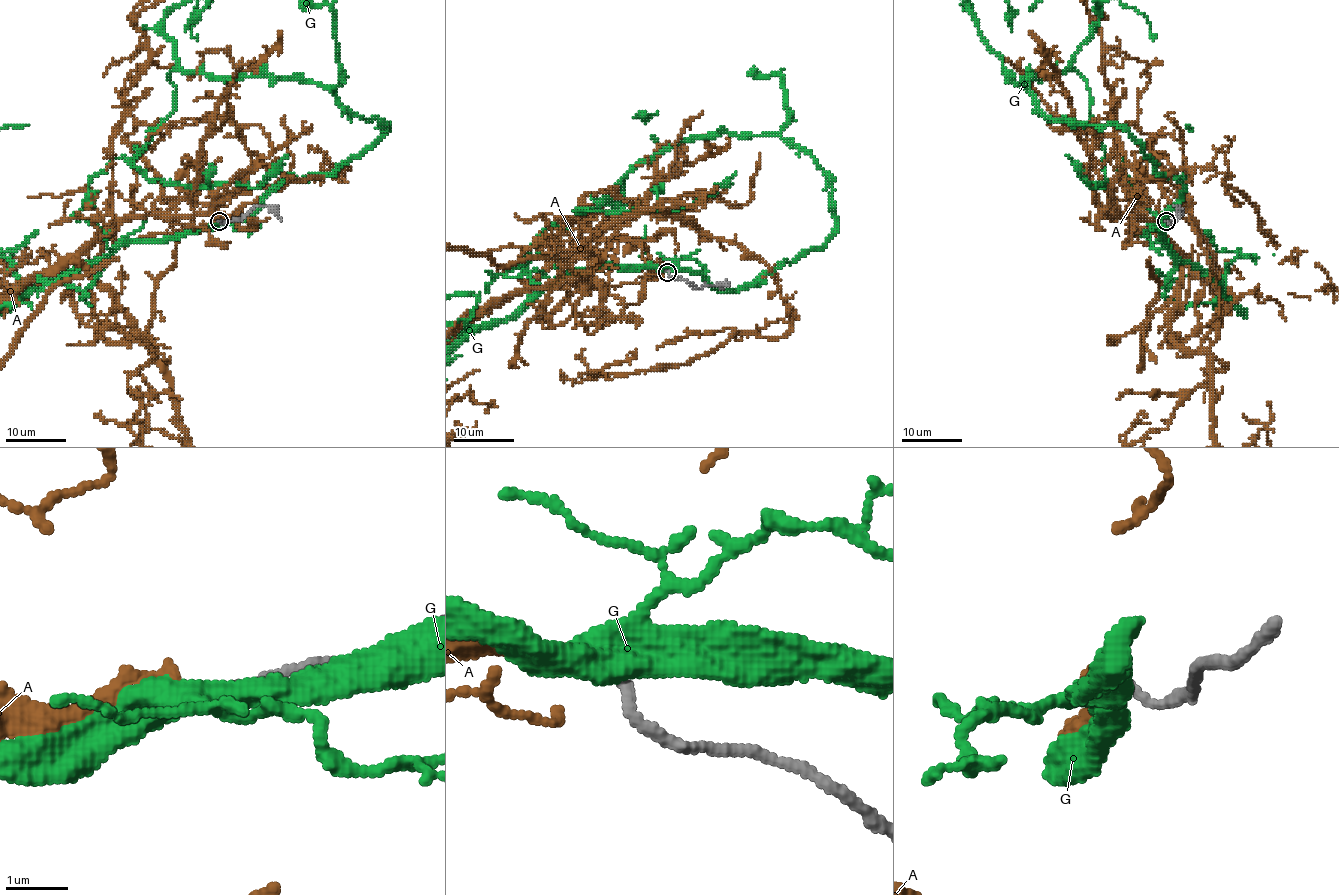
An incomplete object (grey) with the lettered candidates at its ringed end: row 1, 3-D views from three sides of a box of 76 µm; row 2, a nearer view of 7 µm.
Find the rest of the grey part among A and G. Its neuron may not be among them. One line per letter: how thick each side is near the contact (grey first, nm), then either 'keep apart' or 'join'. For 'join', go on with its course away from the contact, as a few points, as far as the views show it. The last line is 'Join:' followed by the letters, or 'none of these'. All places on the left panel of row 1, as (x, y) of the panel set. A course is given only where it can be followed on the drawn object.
A: 140 nm thick on the grey side, 220 nm on the other; join
G: 150 nm thick on the grey side, 460 nm on the other; keep apart
Join: A

